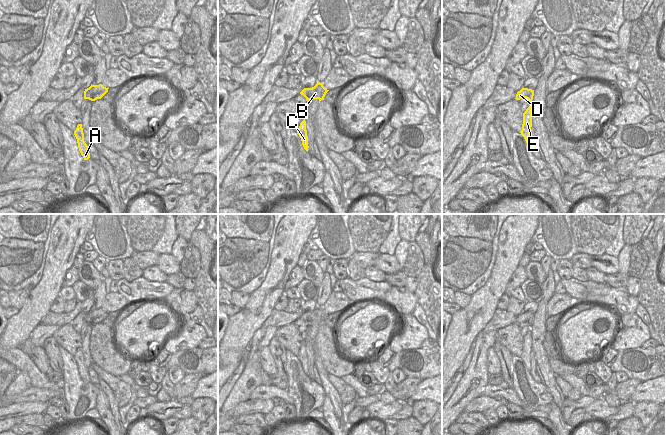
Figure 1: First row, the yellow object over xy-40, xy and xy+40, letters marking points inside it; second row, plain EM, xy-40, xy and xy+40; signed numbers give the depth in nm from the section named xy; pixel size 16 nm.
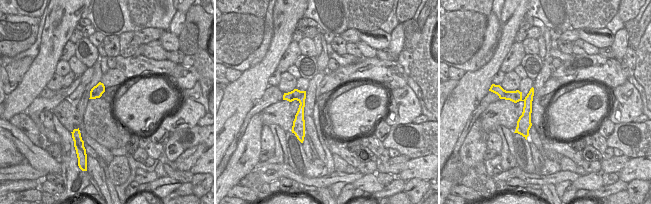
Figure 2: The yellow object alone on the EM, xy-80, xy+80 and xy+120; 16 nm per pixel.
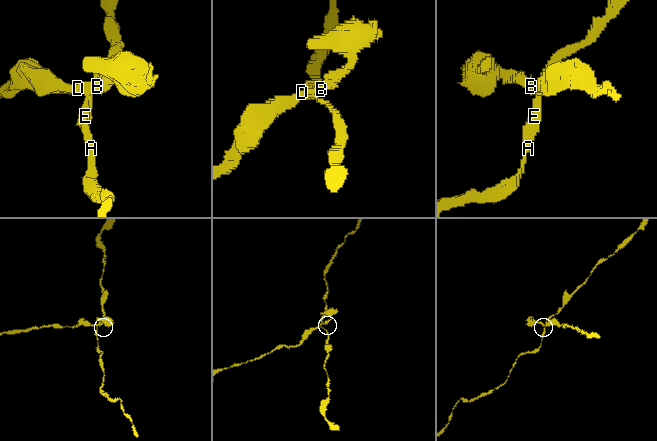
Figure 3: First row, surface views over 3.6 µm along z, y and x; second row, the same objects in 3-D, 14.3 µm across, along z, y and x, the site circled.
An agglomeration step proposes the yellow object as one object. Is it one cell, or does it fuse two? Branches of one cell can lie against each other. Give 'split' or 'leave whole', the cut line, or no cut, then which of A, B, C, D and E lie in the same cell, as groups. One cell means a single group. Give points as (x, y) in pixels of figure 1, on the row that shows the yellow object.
split | xy (303, 95), (307, 95), (309, 99) | A C E / B D

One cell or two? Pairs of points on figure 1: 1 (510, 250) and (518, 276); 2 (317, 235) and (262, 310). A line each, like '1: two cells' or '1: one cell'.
1: two cells
2: two cells

